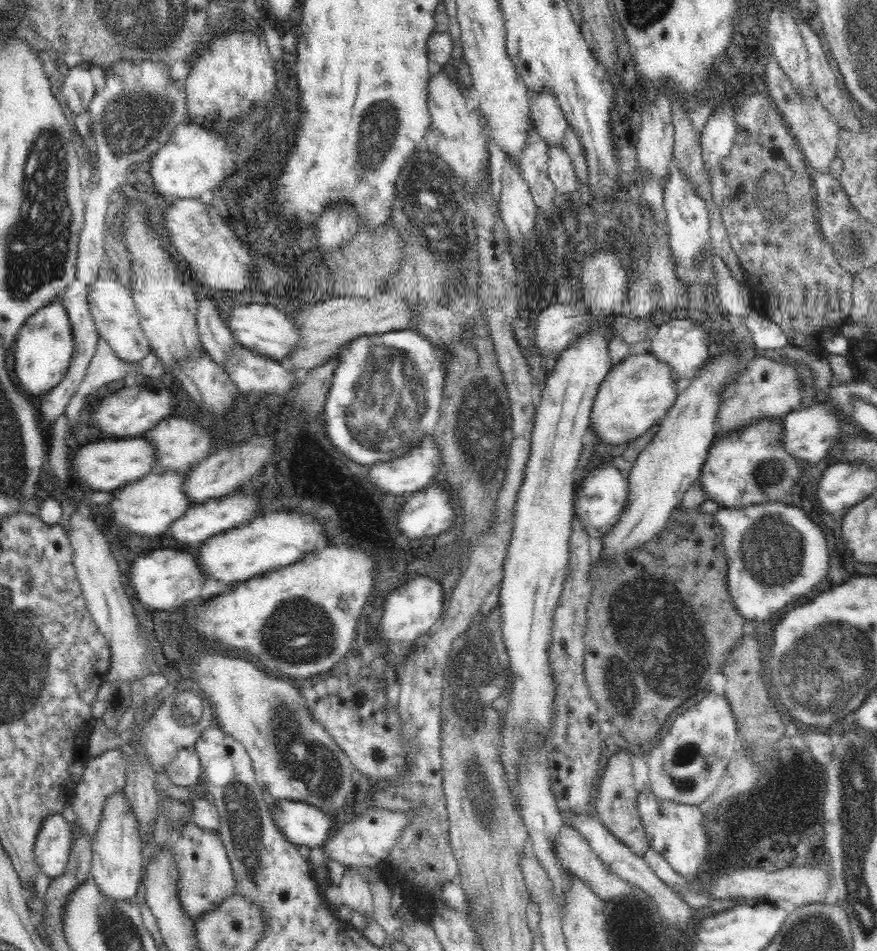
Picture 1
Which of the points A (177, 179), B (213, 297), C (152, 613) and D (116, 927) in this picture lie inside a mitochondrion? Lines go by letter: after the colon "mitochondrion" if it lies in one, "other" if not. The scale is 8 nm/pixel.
A: other
B: other
C: other
D: mitochondrion

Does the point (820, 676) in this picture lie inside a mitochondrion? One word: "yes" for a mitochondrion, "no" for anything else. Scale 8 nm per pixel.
yes

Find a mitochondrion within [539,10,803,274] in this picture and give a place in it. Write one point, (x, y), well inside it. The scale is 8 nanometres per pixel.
(767, 196)

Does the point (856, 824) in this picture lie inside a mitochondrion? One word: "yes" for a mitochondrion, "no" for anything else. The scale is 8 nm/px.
yes

